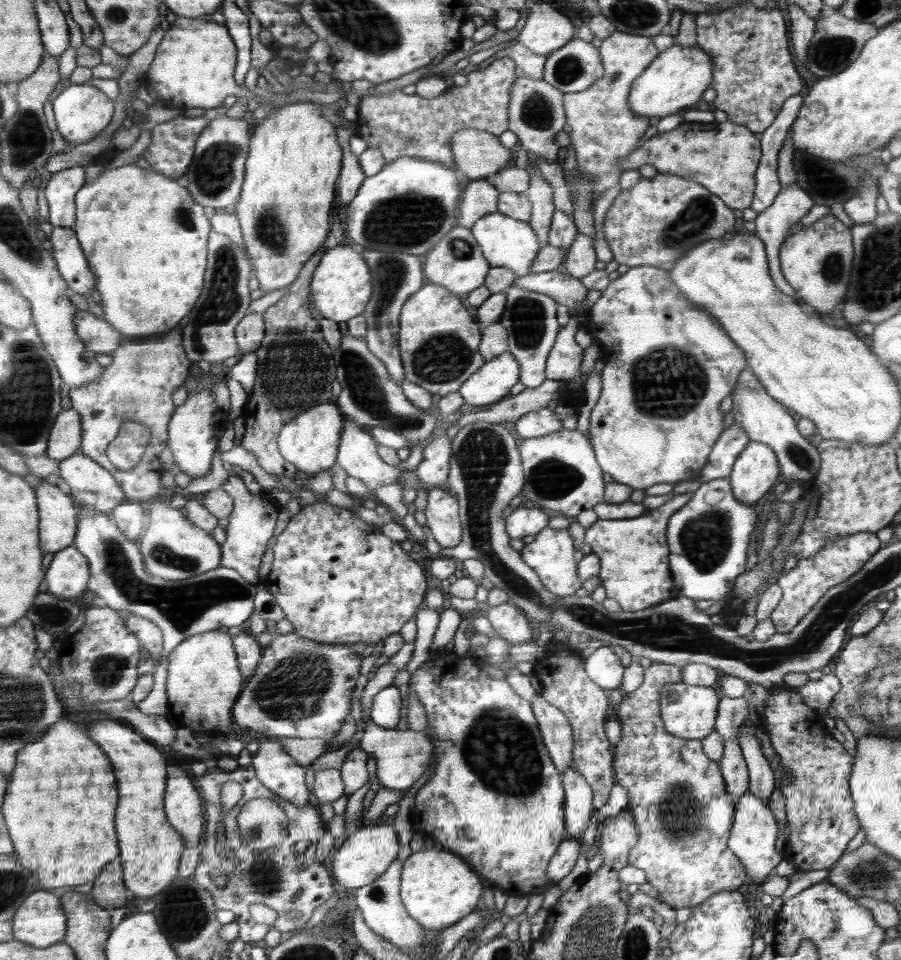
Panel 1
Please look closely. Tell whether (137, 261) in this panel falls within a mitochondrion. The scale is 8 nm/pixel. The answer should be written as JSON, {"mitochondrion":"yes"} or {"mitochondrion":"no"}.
{"mitochondrion":"no"}

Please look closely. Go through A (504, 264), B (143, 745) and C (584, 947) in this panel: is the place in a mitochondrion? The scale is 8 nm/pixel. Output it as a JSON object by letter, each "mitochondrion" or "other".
{"A":"other","B":"other","C":"mitochondrion"}

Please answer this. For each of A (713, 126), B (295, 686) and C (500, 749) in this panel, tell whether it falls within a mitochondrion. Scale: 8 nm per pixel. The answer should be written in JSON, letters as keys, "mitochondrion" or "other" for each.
{"A":"other","B":"mitochondrion","C":"mitochondrion"}

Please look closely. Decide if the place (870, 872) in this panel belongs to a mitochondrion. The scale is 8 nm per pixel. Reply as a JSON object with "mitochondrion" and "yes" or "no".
{"mitochondrion":"yes"}

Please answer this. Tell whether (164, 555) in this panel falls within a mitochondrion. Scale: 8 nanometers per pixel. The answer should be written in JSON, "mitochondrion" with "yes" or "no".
{"mitochondrion":"yes"}

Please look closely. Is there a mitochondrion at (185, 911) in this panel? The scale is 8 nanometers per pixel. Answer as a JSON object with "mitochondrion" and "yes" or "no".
{"mitochondrion":"yes"}

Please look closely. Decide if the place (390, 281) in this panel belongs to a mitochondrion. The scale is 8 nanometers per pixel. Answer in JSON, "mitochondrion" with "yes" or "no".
{"mitochondrion":"yes"}

